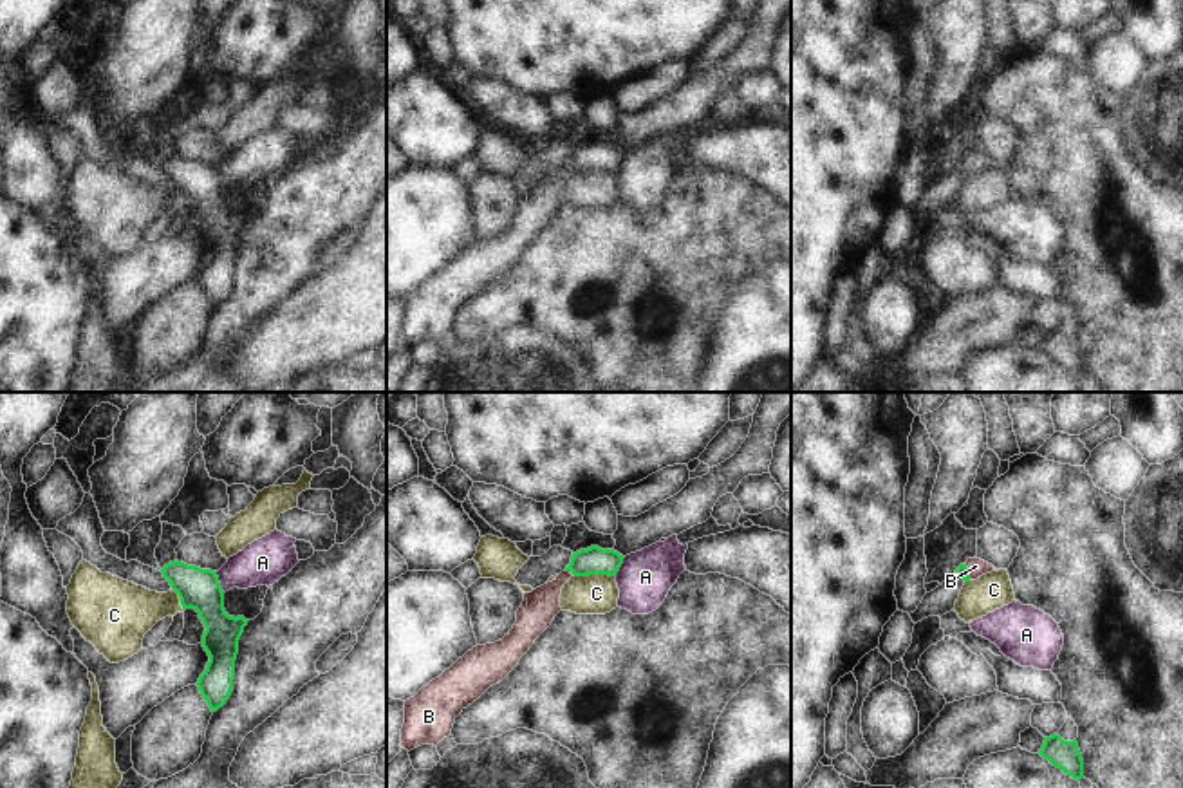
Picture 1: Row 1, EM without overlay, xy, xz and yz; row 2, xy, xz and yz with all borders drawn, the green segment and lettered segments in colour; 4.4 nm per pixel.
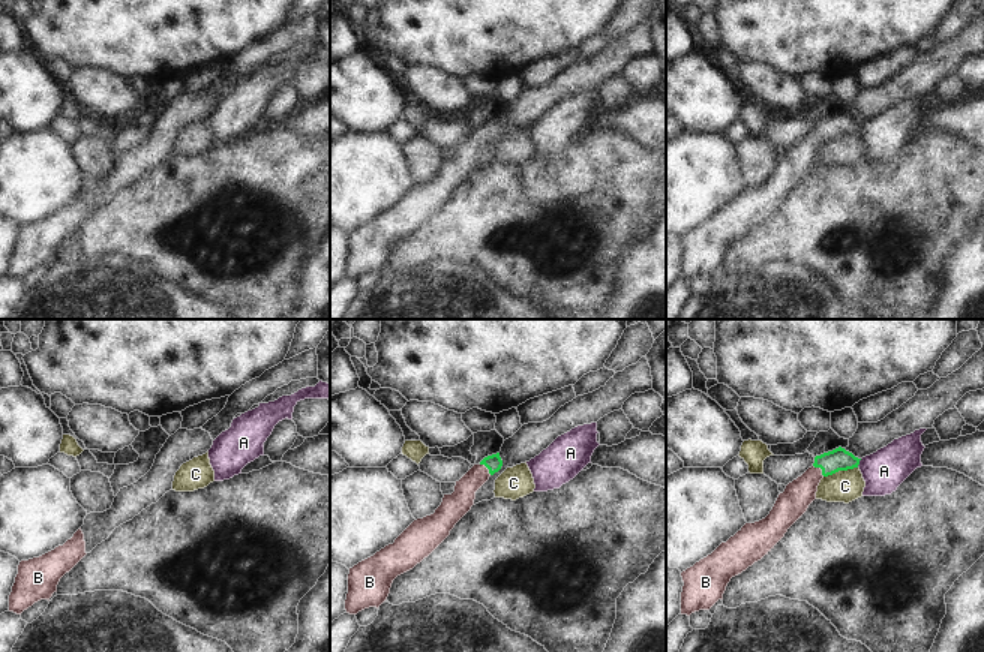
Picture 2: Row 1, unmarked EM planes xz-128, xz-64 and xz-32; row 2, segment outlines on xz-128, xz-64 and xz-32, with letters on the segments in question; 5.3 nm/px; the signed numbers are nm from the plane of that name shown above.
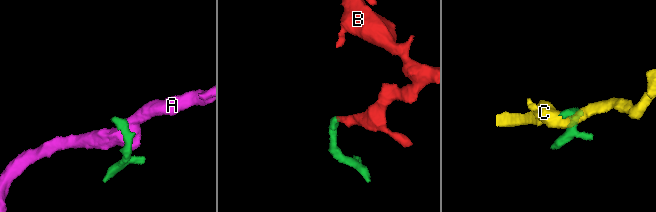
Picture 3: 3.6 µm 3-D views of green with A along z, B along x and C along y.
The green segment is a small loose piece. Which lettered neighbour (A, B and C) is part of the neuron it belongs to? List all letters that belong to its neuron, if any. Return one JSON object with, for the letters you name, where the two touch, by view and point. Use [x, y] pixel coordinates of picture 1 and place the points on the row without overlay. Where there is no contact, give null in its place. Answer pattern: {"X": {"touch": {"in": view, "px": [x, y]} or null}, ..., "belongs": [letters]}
{"B": {"touch": {"in": "xz", "px": [569, 165]}}, "belongs": ["B"]}

